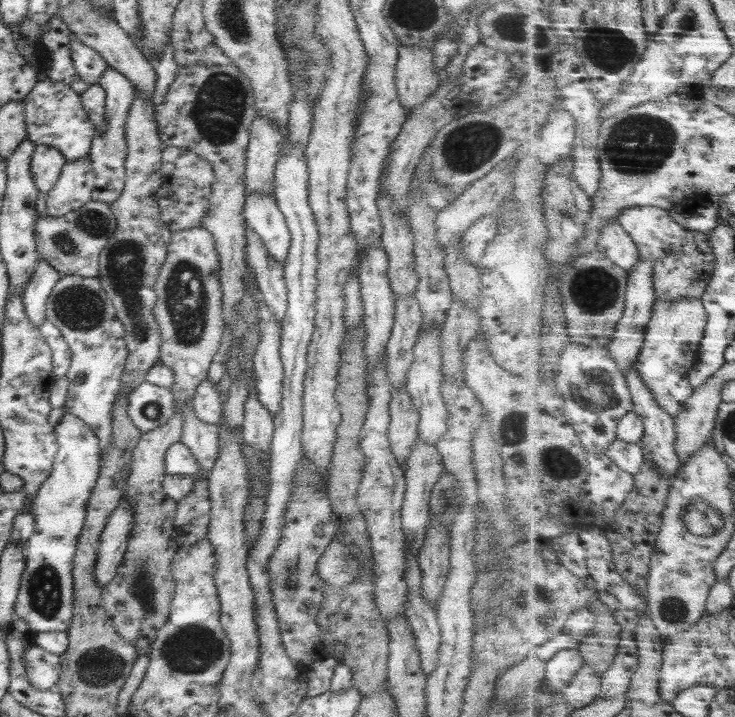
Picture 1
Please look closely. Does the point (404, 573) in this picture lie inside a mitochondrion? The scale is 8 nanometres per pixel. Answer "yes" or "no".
no

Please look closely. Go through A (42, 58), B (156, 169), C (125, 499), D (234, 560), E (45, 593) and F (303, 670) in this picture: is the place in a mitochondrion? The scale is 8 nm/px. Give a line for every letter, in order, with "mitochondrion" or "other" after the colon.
A: other
B: other
C: other
D: other
E: mitochondrion
F: other

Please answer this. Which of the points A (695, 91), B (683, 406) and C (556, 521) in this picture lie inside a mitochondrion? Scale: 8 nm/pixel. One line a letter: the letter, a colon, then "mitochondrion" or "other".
A: other
B: other
C: other

